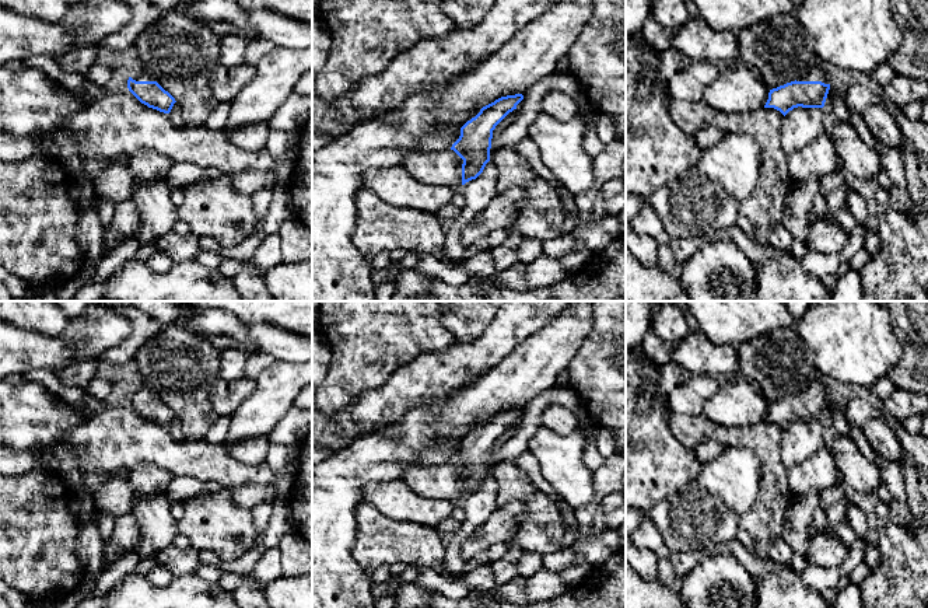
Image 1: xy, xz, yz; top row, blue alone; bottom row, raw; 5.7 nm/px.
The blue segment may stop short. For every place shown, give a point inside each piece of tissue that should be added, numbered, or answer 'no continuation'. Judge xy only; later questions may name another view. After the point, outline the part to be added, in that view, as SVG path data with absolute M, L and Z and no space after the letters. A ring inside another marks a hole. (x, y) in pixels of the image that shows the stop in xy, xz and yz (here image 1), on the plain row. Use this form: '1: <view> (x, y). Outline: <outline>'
1: xy (137, 390). Outline: M133 385L132 392L136 394L136 395L157 395L154 391L147 389L141 385Z

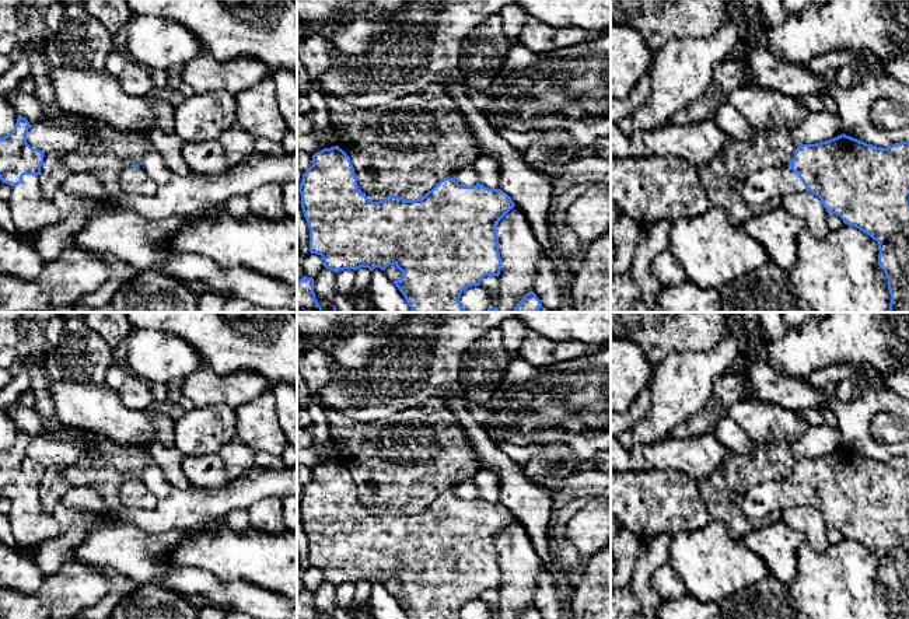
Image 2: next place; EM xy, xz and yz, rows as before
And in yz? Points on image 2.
1: yz (761, 500). Outline: M789 479L754 485L742 500L742 511L751 518L777 515L794 506L805 506L805 500Z

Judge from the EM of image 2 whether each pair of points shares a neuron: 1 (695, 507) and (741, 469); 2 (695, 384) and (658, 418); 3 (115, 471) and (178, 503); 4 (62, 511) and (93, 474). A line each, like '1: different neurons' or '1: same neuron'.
1: different neurons
2: same neuron
3: different neurons
4: different neurons

